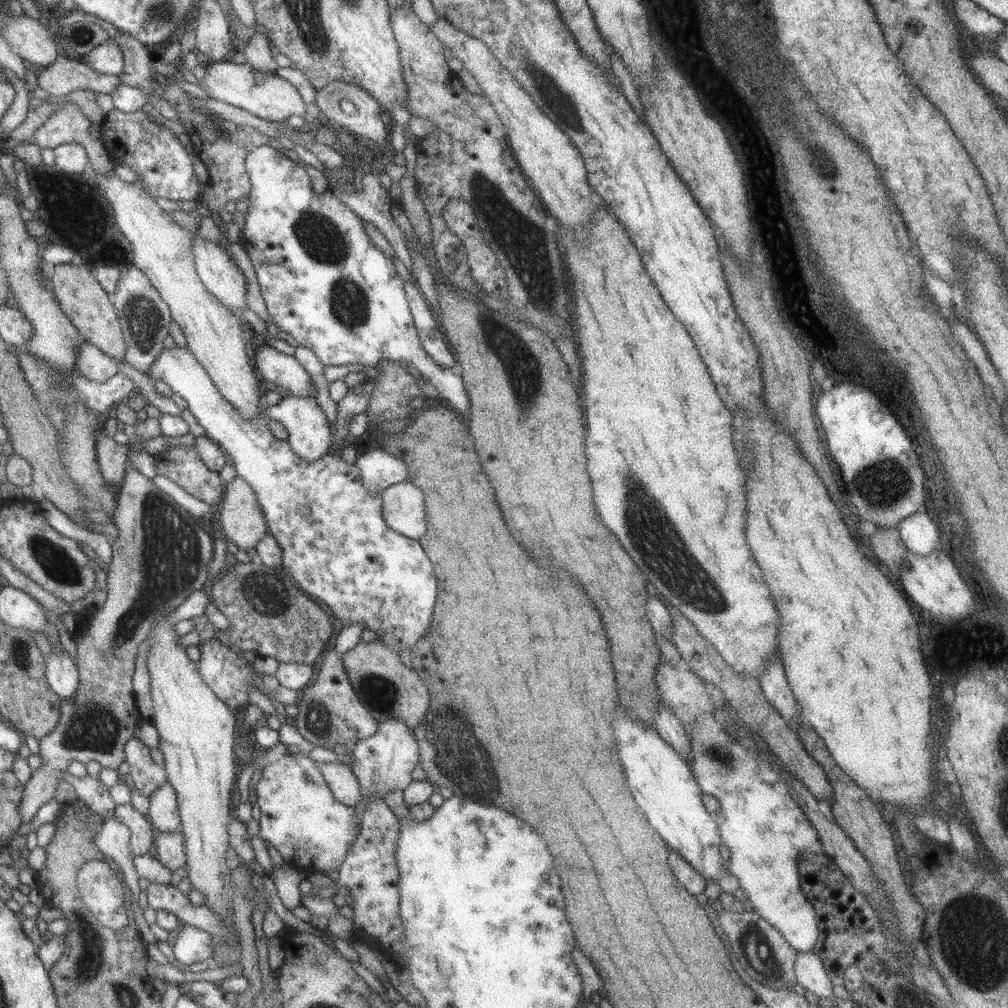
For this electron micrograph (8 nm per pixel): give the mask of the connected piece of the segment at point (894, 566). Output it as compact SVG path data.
M879 528L870 540L871 549L890 571L901 576L902 563L909 553L897 528Z

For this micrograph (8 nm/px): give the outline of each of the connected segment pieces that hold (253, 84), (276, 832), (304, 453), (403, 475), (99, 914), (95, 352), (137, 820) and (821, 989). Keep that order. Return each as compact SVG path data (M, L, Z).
M228 58L216 62L208 60L206 68L199 85L210 98L233 104L270 122L285 123L292 116L306 116L306 105L296 87L276 72L261 72L248 63L236 65Z
M288 753L286 757L263 767L262 777L255 788L258 806L261 808L259 837L270 842L284 860L292 862L297 869L302 869L307 877L309 872L314 871L334 876L360 832L360 824L354 814L355 807L346 806L334 798L323 778L320 765L302 753Z
M294 395L282 397L276 405L266 407L265 414L268 419L276 420L284 425L289 434L287 441L300 458L316 460L332 452L331 443L334 435L330 431L331 424L315 396L310 398Z
M382 447L358 456L357 466L364 486L372 494L382 494L388 486L404 482L408 477L408 466L404 460L394 457Z
M91 860L82 864L76 875L77 891L93 915L112 930L128 924L128 910L124 906L126 885L107 862Z
M88 341L77 348L74 364L80 374L97 383L106 382L120 372L120 364L116 359Z
M132 803L116 805L114 816L131 830L131 851L134 855L149 852L155 844L156 828L146 815L132 807Z
M798 953L795 963L795 974L798 984L810 990L820 999L832 999L833 984L820 958L810 953Z

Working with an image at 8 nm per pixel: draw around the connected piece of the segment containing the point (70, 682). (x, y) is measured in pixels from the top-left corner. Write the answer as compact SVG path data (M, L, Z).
M52 648L51 655L46 662L45 676L49 687L61 700L69 700L76 696L80 686L79 670L67 651L56 651Z

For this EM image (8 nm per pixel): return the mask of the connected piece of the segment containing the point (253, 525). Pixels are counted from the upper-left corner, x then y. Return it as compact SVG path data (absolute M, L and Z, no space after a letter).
M238 476L225 488L225 497L220 503L218 512L220 512L220 522L223 527L222 530L226 534L226 539L232 541L238 549L247 551L250 548L254 548L264 536L269 534L264 511L262 511L258 503L254 491L244 479Z

